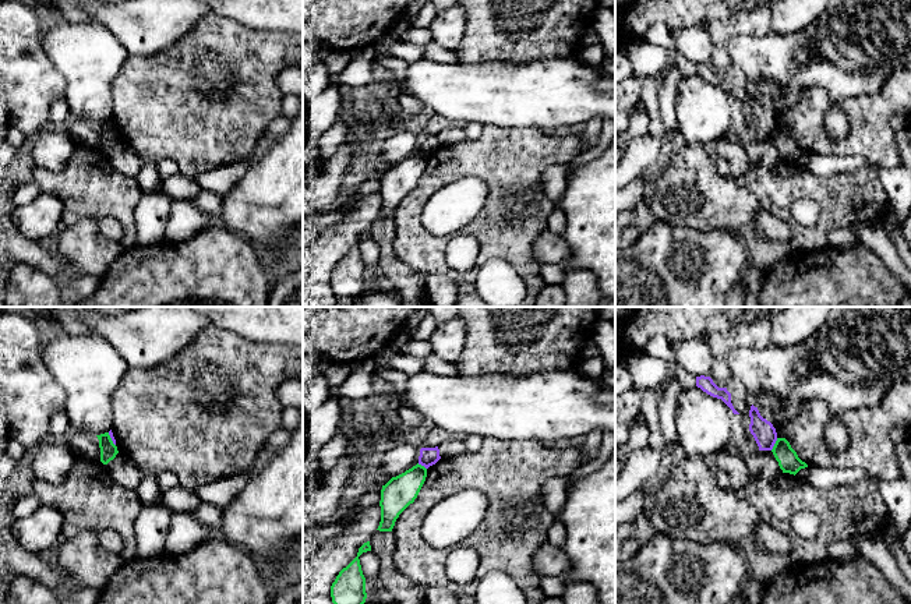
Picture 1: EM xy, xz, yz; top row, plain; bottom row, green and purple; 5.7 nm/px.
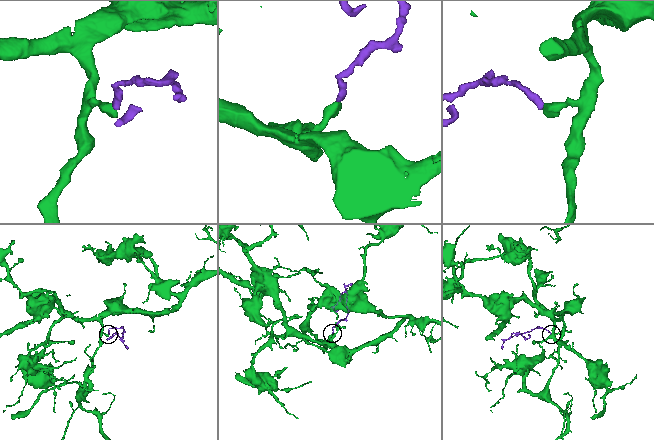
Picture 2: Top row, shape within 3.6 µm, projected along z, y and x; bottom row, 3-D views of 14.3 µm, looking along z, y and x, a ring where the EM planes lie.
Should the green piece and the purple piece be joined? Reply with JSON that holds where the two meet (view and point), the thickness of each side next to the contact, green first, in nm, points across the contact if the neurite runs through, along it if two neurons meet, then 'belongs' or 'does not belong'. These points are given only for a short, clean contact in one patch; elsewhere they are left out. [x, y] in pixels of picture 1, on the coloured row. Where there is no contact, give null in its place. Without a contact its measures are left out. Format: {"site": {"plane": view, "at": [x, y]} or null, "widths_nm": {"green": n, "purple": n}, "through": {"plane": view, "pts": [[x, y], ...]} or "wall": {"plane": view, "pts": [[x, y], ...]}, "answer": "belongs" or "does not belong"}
{"site": {"plane": "yz", "at": [774, 444]}, "widths_nm": {"green": 120, "purple": 130}, "wall": {"plane": "yz", "pts": [[777, 438], [770, 449]]}, "answer": "does not belong"}

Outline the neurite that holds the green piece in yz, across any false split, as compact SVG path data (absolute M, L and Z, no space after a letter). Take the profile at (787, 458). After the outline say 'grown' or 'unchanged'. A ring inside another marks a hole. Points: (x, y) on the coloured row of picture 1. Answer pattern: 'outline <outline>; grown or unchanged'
outline M777 438L771 452L783 473L795 476L801 469L808 467L808 465L798 458L785 438Z; unchanged

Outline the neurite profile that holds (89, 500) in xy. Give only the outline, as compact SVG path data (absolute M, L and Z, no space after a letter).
M75 459L63 483L36 478L33 494L63 515L66 538L85 530L114 530L126 543L120 557L137 557L134 523L142 509L138 492L119 485L100 460Z

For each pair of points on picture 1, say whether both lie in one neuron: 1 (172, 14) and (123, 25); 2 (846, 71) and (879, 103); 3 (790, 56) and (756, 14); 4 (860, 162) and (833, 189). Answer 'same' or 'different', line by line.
1: same
2: different
3: different
4: different

